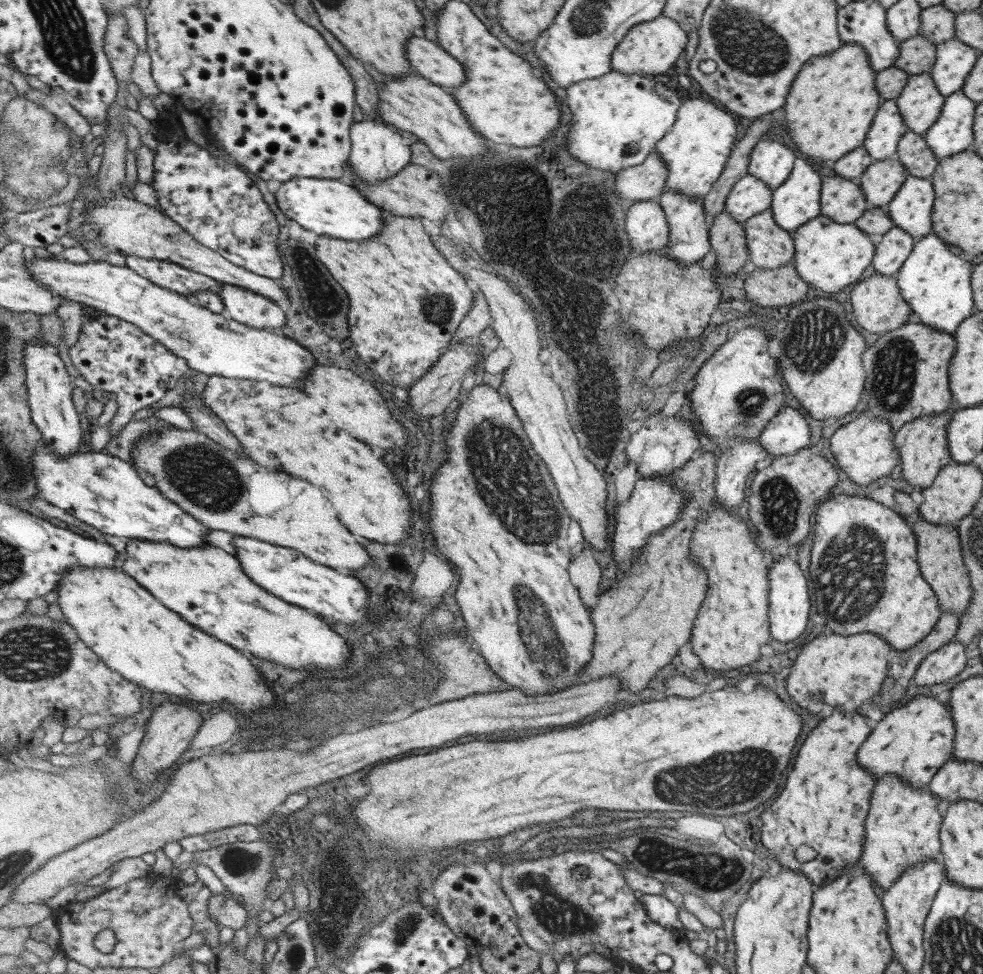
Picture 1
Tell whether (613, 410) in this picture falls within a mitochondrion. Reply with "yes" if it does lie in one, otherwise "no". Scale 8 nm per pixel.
yes

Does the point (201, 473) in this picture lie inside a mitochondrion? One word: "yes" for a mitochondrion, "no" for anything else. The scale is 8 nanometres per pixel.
yes

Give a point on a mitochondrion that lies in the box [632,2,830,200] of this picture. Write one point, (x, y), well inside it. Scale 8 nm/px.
(746, 43)

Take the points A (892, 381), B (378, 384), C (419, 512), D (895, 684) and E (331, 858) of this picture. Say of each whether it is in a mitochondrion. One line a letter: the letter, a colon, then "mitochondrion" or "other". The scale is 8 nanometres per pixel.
A: mitochondrion
B: other
C: other
D: mitochondrion
E: other

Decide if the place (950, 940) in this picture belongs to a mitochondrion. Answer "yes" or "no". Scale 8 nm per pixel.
yes

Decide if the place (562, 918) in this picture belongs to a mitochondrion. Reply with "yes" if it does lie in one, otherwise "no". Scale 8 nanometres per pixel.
yes

